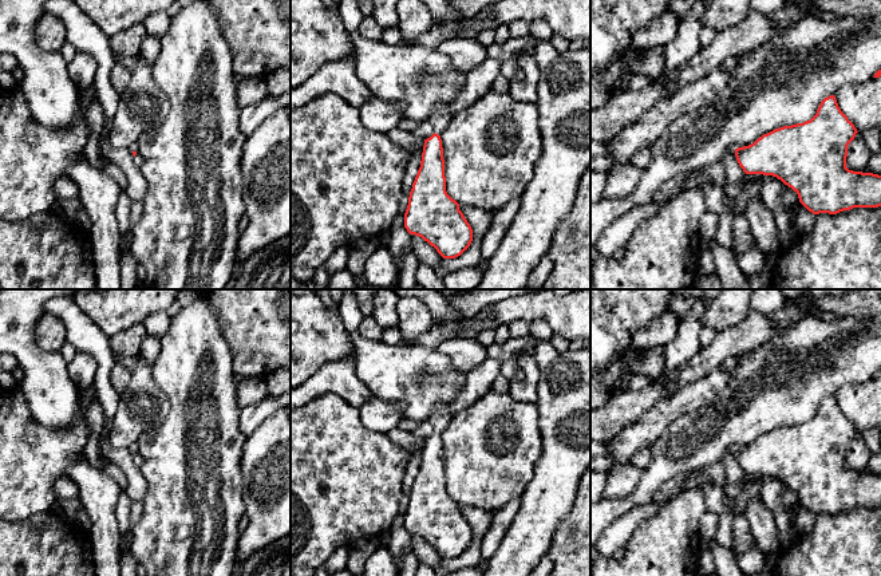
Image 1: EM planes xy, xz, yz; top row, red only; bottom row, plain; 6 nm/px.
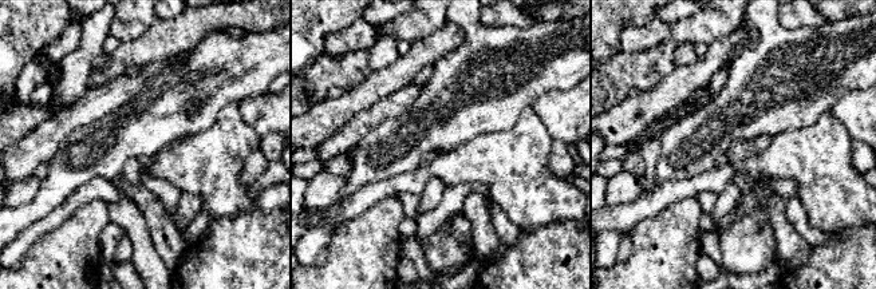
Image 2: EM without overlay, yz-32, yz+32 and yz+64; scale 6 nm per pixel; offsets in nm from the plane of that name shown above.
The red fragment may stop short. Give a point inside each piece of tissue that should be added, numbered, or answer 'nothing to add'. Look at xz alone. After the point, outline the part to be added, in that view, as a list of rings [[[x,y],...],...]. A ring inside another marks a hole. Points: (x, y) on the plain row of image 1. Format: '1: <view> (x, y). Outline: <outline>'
1: xz (439, 418). Outline: [[[442,403],[436,410],[430,415],[428,422],[434,427],[434,433],[440,435],[453,414],[450,411],[450,403]]]

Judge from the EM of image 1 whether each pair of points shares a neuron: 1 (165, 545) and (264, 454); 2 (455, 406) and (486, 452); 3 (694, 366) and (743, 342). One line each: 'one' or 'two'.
1: two
2: two
3: one

